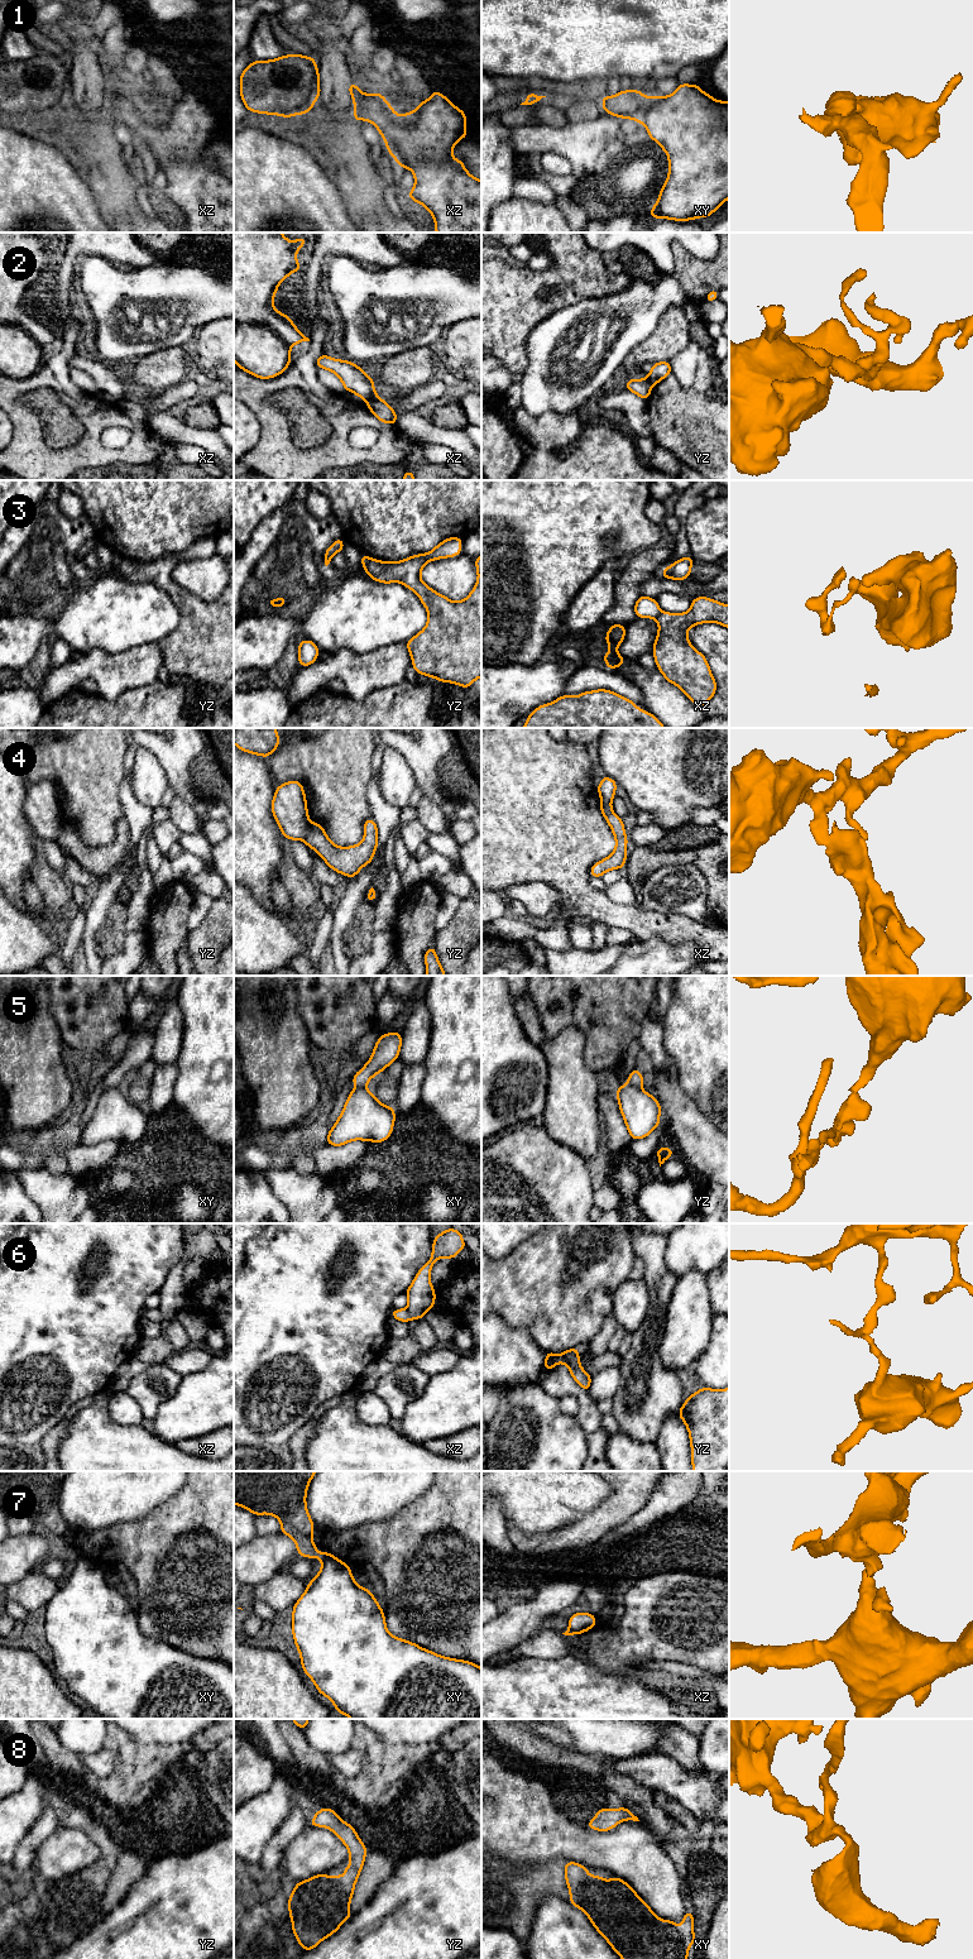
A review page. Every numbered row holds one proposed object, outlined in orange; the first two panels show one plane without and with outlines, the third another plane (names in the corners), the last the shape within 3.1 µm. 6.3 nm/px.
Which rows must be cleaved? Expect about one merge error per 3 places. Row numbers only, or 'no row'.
2, 3, 4, 5, 6, 7

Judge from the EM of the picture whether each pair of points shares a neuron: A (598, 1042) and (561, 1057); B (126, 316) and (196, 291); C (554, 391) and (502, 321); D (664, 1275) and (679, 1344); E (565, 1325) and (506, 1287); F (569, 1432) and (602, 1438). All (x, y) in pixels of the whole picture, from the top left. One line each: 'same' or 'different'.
A: different
B: same
C: different
D: different
E: same
F: different

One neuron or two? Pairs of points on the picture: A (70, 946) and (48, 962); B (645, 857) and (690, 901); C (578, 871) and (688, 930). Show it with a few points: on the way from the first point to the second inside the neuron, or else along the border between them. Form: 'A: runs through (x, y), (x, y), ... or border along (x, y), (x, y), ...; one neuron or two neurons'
A: border along (57, 954), (65, 962); two neurons
B: border along (686, 863), (667, 863), (653, 871); two neurons
C: runs through (595, 901), (613, 915), (657, 925); one neuron

